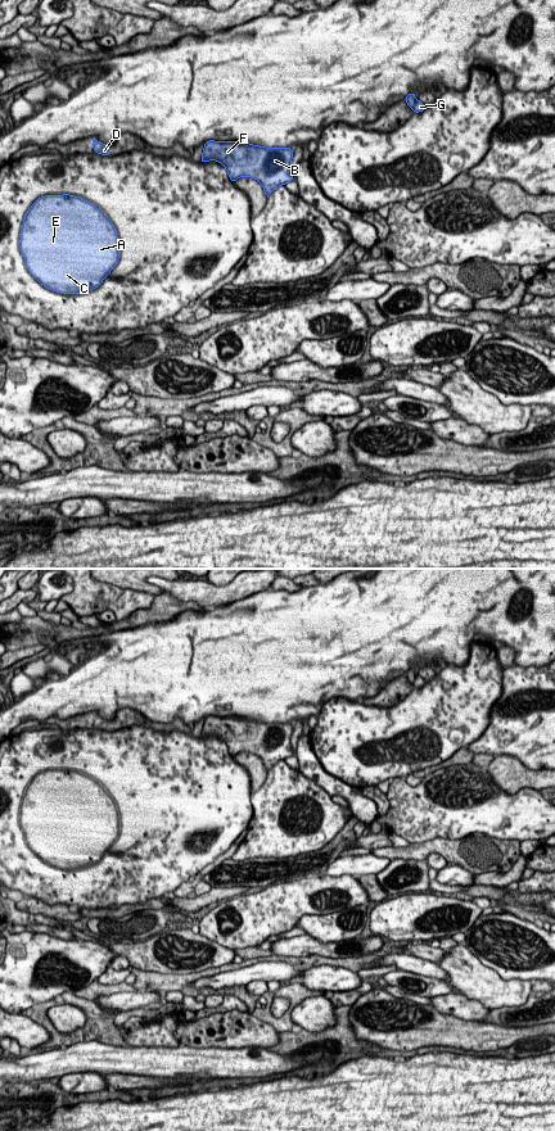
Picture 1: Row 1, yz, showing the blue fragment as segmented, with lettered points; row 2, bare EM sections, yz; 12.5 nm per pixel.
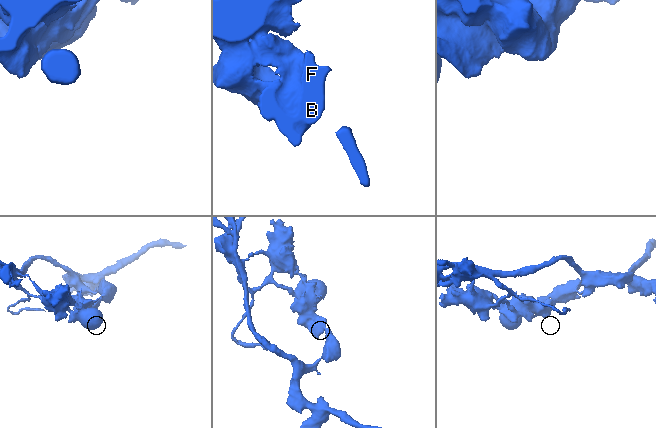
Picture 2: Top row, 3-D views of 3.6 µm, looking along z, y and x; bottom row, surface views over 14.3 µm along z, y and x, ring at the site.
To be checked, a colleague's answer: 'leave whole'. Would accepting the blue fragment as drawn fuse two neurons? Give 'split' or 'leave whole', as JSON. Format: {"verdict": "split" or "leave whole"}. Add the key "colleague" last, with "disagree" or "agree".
{"verdict": "split", "colleague": "disagree"}

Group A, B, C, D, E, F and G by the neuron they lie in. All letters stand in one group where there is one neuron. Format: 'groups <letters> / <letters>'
groups A C D E G / B F

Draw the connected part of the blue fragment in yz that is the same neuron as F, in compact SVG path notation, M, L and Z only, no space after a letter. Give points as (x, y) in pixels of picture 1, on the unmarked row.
M213 716L204 719L200 737L217 736L235 757L247 751L260 756L269 770L280 760L293 756L292 723L265 723L238 716Z

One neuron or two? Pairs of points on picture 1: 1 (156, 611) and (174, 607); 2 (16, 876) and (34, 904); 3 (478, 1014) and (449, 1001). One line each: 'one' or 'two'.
1: one
2: two
3: one

